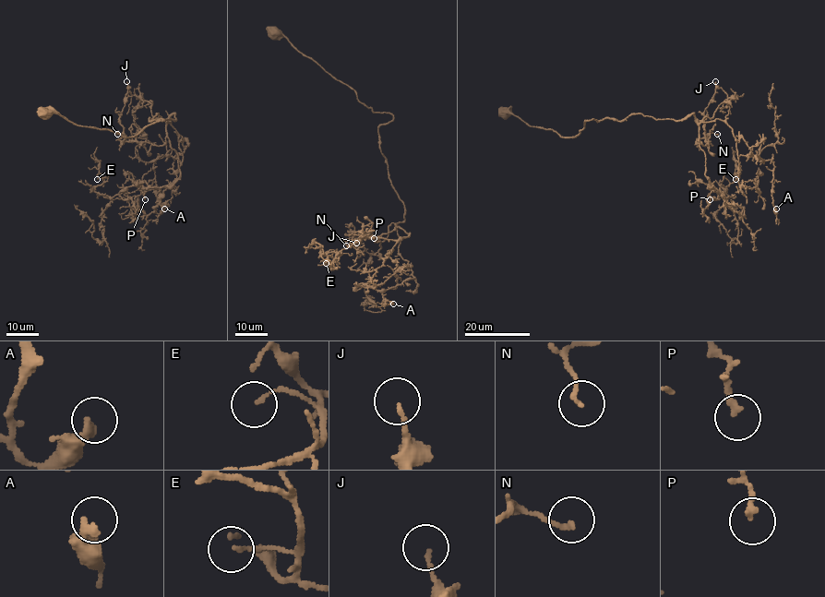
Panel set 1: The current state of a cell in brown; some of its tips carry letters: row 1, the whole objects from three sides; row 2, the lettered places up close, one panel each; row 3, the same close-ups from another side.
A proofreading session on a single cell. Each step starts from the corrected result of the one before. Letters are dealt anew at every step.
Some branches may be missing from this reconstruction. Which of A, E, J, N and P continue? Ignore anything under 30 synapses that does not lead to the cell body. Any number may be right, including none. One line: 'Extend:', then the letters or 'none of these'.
Extend: none of these

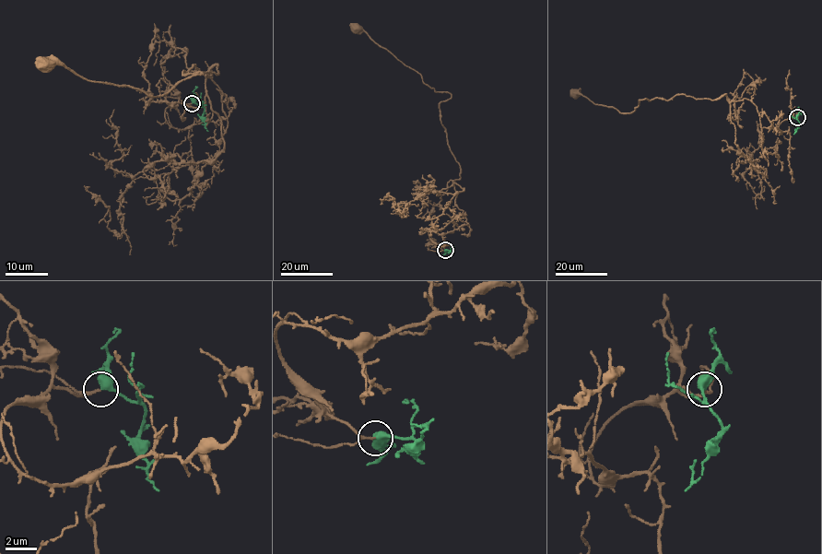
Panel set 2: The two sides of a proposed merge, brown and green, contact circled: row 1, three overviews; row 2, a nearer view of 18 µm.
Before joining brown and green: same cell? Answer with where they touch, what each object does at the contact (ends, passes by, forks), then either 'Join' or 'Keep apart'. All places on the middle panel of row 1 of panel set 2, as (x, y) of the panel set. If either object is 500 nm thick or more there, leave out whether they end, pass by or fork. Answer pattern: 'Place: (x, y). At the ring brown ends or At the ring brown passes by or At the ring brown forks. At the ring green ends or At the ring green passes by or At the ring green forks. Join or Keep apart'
Place: (445, 250). At the ring brown passes by. At the ring green passes by. Join

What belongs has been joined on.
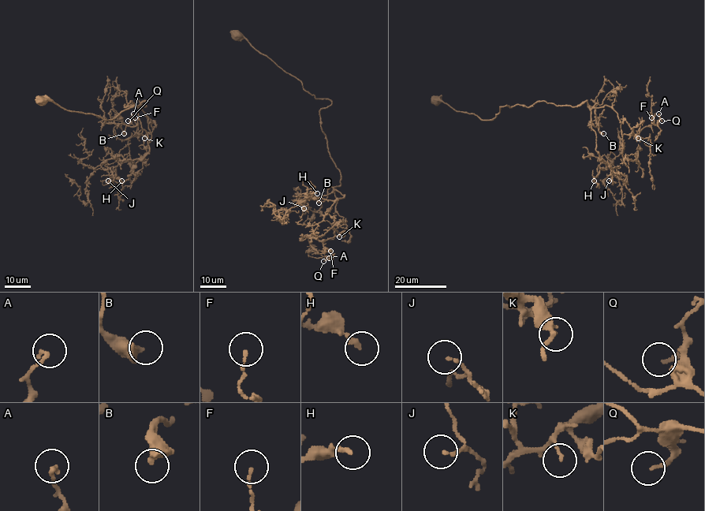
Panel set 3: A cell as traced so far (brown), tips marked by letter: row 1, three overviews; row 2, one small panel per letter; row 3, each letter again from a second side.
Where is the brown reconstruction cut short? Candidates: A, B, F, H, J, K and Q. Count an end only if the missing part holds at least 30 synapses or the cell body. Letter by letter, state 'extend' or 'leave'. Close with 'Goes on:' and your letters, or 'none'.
A: leave
B: extend
F: leave
H: leave
J: leave
K: leave
Q: extend
Goes on: B, Q

